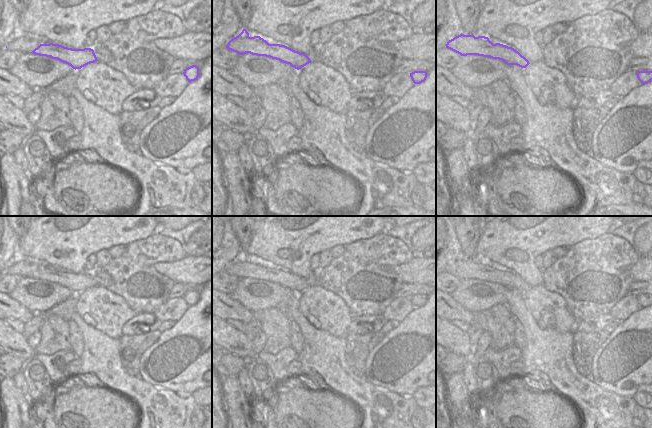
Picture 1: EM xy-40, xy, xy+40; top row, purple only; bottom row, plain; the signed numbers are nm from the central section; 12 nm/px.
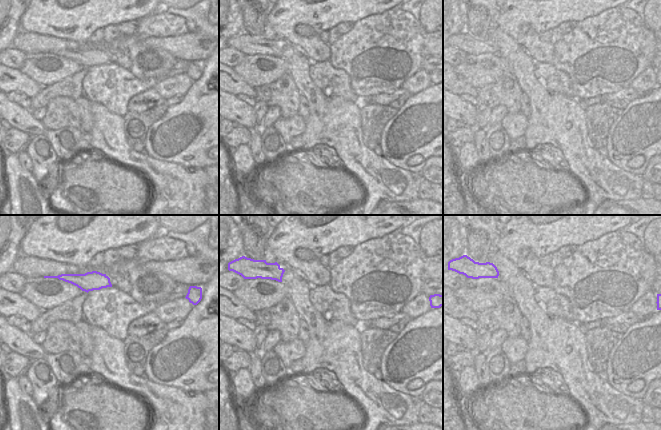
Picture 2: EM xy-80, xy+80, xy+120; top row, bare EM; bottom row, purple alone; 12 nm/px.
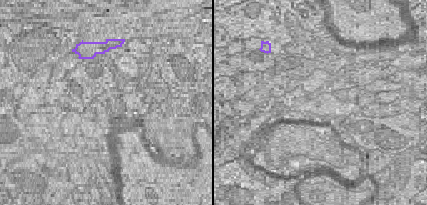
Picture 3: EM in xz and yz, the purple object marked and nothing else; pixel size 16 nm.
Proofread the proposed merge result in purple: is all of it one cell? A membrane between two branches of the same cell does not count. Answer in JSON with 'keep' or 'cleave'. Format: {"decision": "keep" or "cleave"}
{"decision": "keep"}

